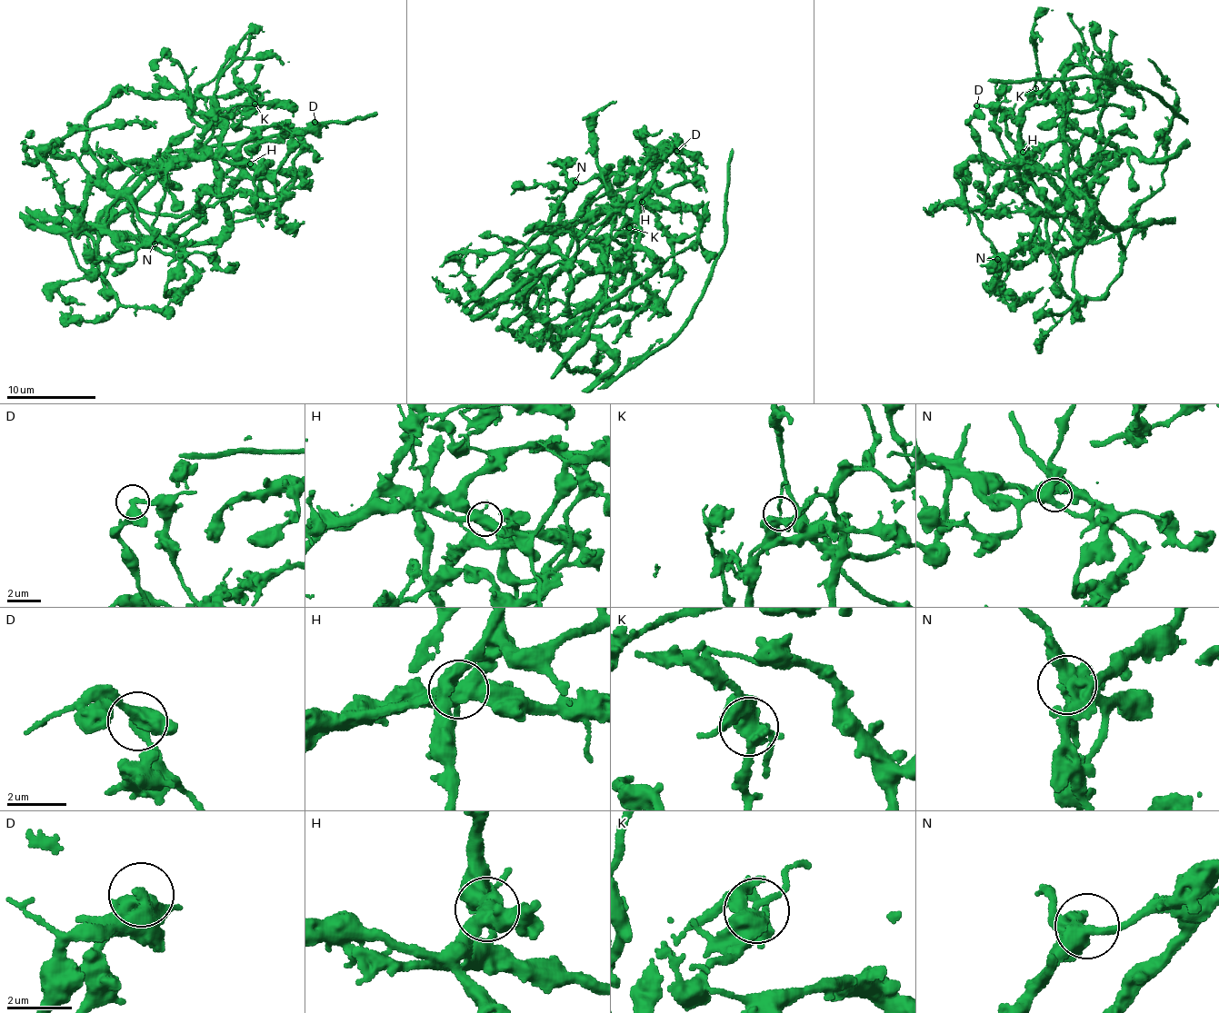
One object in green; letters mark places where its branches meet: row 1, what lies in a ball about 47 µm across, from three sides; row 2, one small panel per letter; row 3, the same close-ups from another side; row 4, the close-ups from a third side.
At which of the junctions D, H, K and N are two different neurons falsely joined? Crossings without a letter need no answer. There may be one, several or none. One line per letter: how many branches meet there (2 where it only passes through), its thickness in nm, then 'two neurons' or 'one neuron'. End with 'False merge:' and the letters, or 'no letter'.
D: 2 | 380 nm | two neurons
H: 4 | 500 nm | two neurons
K: 4 | 360 nm | one neuron
N: 3 | 480 nm | one neuron
False merge: D, H

